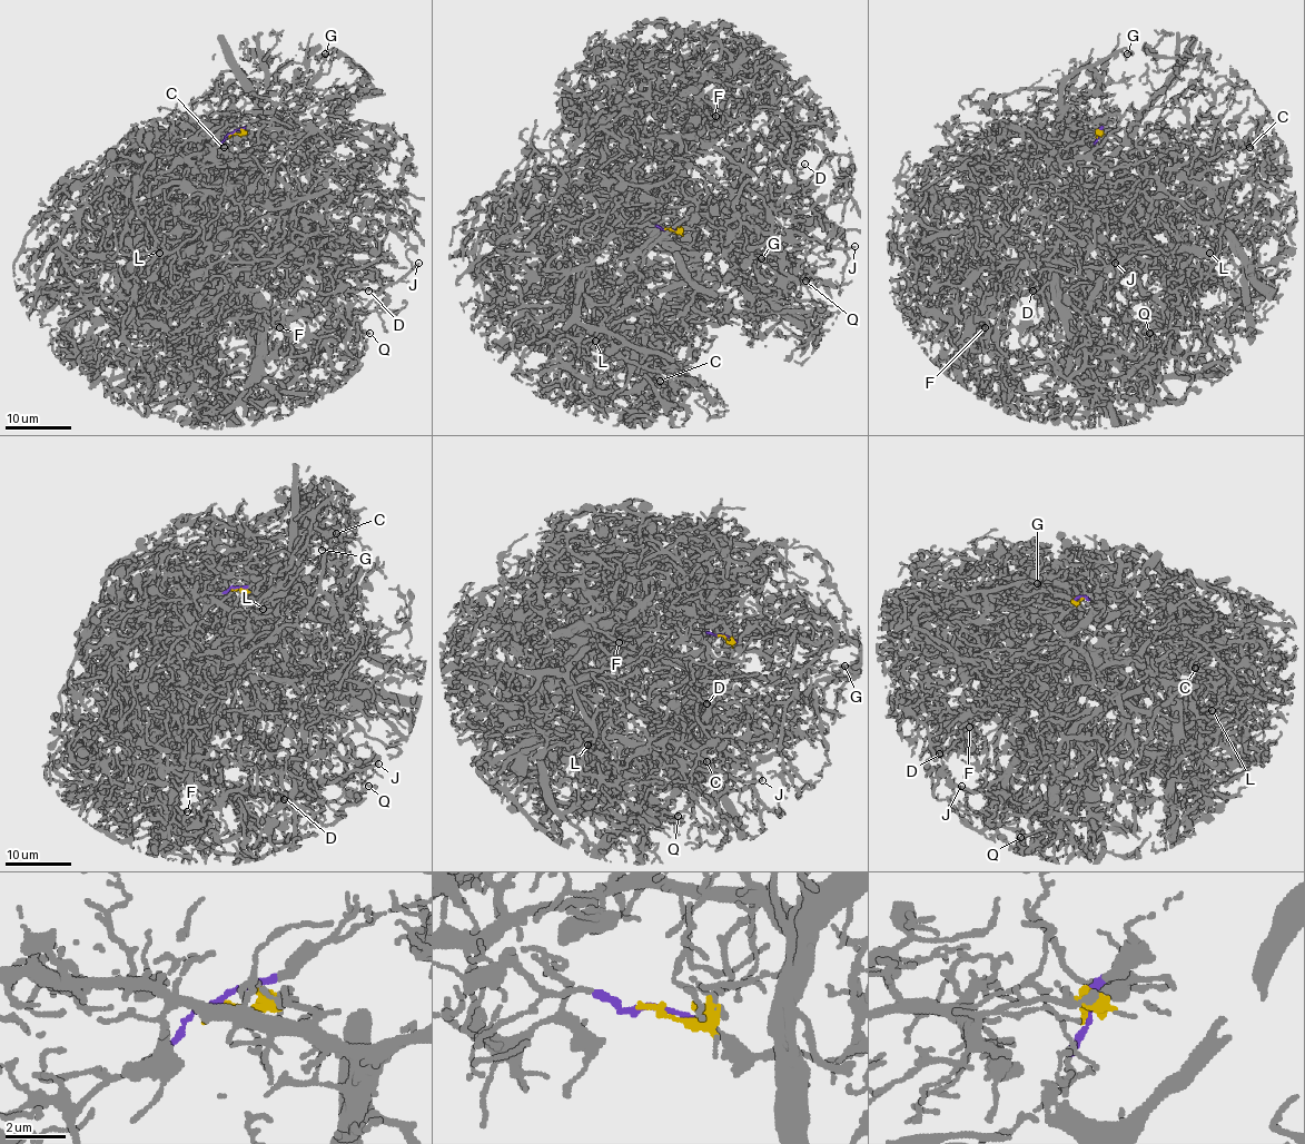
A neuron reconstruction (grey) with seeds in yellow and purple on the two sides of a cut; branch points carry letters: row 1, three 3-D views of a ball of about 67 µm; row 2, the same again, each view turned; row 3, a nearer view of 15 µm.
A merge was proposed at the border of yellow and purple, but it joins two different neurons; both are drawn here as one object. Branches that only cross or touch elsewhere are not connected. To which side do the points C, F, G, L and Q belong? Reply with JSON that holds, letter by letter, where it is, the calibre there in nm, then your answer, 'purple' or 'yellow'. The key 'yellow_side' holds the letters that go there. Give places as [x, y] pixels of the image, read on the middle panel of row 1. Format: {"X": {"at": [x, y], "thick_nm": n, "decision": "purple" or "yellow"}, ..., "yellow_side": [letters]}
{"C": {"at": [660, 381], "thick_nm": 130, "decision": "yellow"}, "F": {"at": [715, 116], "thick_nm": 120, "decision": "yellow"}, "G": {"at": [761, 258], "thick_nm": 120, "decision": "yellow"}, "L": {"at": [595, 341], "thick_nm": 110, "decision": "purple"}, "Q": {"at": [806, 280], "thick_nm": 110, "decision": "yellow"}, "yellow_side": ["C", "F", "G", "Q"]}

